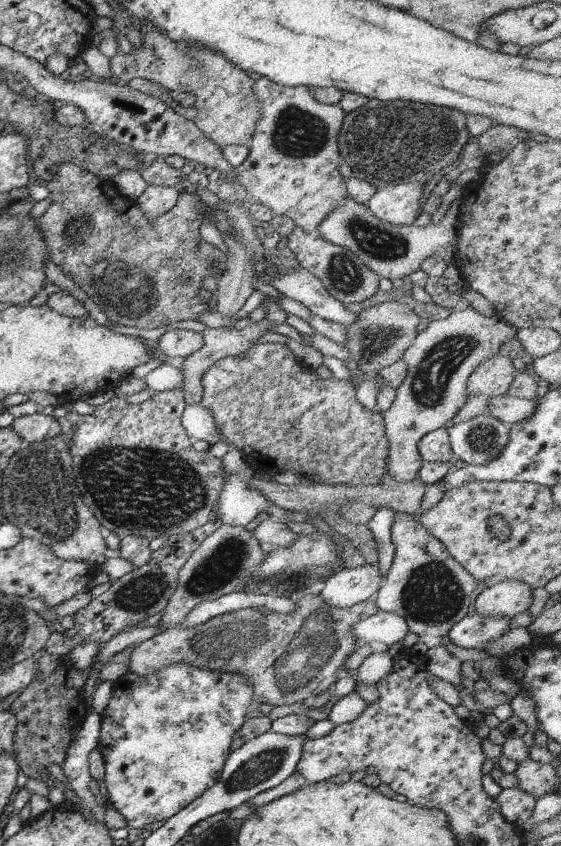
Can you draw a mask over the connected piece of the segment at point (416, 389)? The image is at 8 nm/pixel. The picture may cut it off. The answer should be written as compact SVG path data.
M462 301L446 318L433 320L424 330L419 330L402 354L406 375L395 390L391 406L382 413L384 435L388 440L385 472L391 484L408 483L417 478L421 460L416 444L421 436L444 426L460 410L468 395L468 376L482 362L493 358L499 346L516 331L497 316L482 316Z

